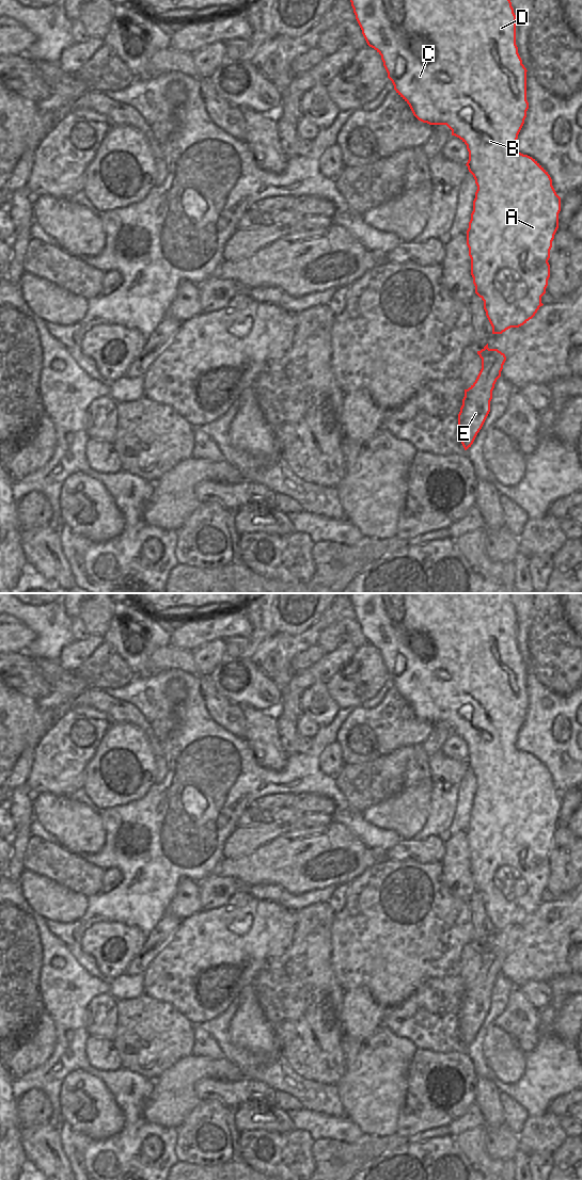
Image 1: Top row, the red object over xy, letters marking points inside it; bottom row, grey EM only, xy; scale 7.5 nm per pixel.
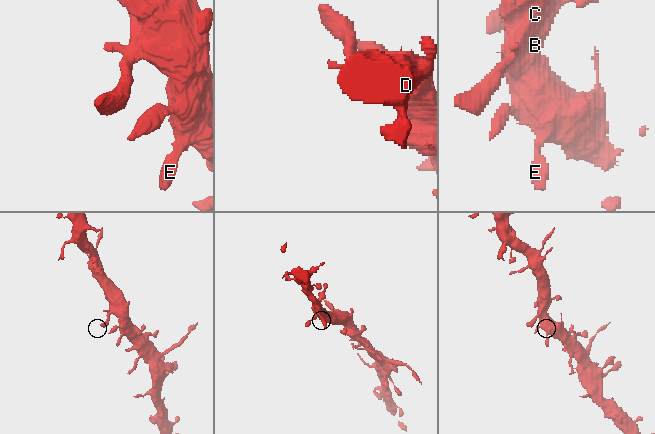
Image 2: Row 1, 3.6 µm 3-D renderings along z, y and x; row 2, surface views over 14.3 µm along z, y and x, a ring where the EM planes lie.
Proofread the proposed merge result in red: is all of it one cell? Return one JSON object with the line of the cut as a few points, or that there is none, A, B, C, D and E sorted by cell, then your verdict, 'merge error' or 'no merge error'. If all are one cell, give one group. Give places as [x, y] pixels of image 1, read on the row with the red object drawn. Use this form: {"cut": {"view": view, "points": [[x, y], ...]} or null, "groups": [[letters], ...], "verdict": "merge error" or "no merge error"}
{"cut": null, "groups": [["A", "B", "C", "D", "E"]], "verdict": "no merge error"}

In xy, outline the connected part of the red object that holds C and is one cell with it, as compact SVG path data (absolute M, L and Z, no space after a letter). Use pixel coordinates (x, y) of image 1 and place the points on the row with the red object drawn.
M350 0L356 19L367 45L380 55L388 78L396 93L409 105L413 115L429 125L446 125L452 135L459 138L469 152L467 166L473 175L477 190L473 201L473 211L467 230L467 245L471 258L471 275L475 293L484 301L486 316L492 326L492 334L502 334L510 328L519 328L532 319L540 306L550 277L550 250L559 228L561 197L556 194L548 172L532 157L516 149L518 134L524 124L529 102L526 100L526 68L516 45L516 15L510 0Z

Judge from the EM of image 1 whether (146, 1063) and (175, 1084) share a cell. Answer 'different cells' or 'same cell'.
different cells

